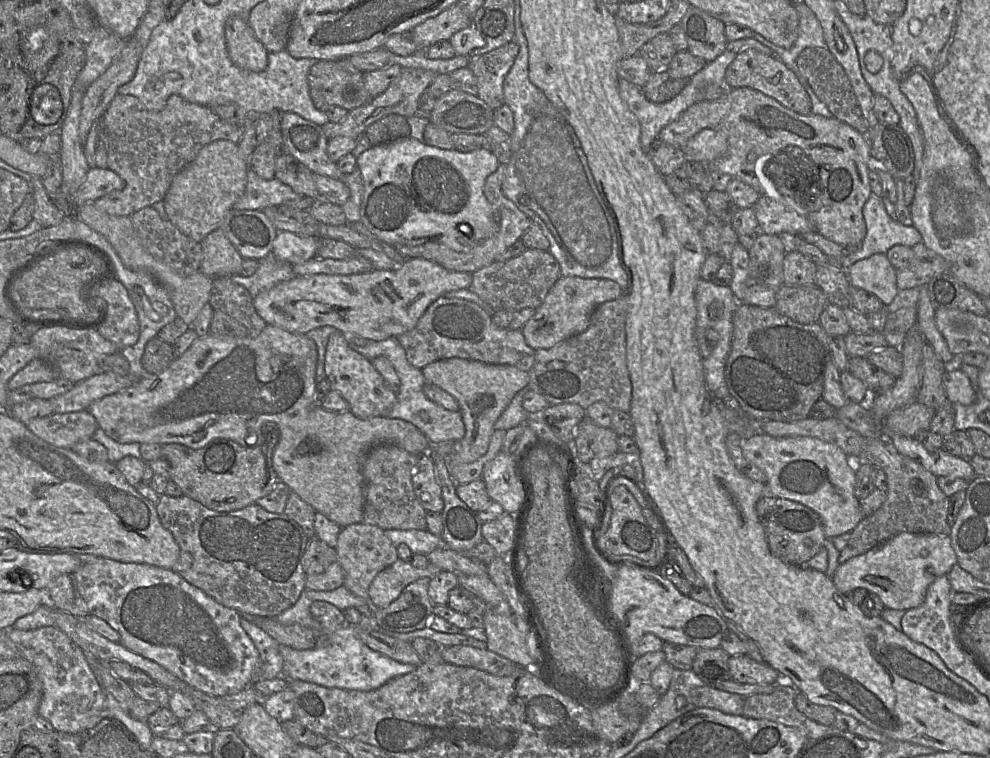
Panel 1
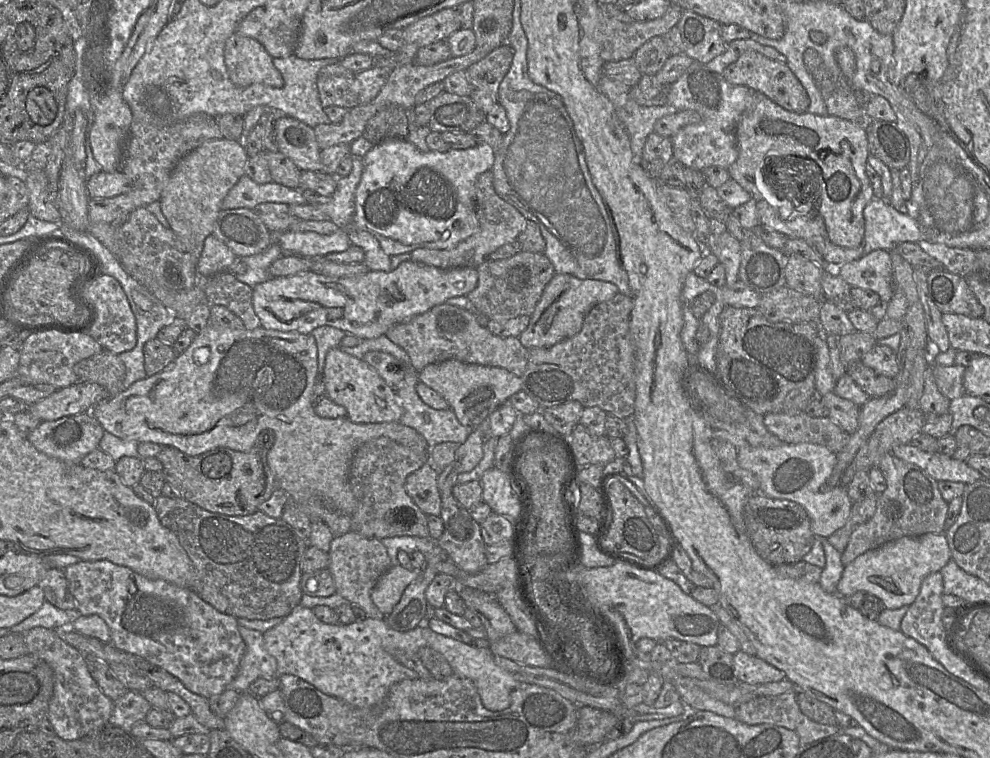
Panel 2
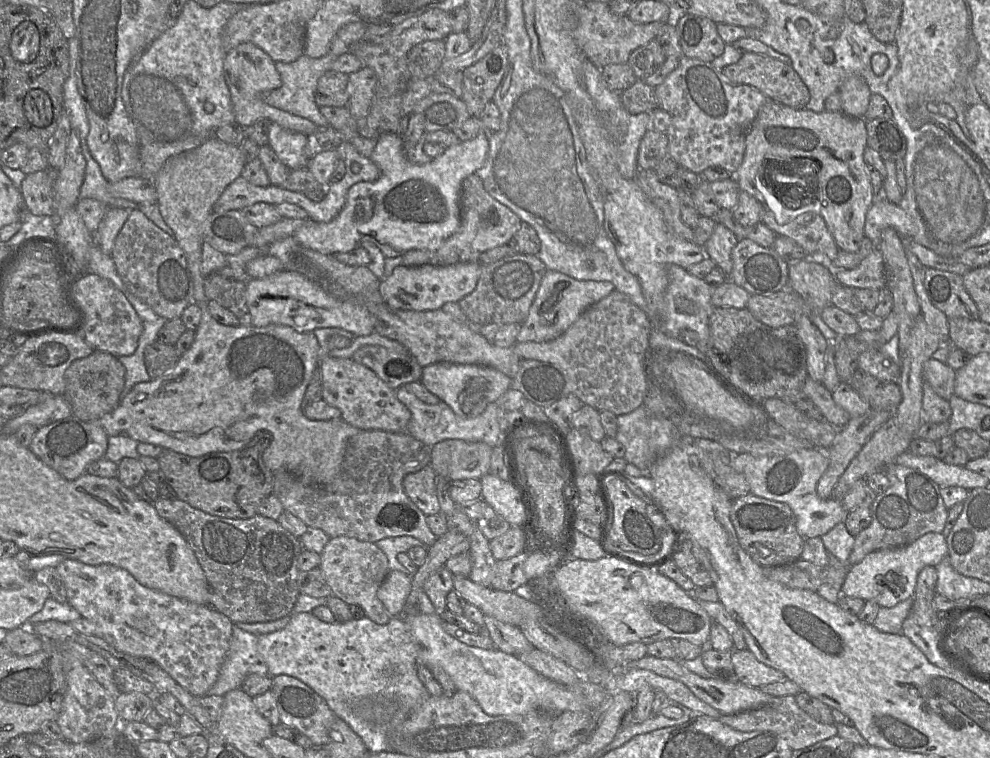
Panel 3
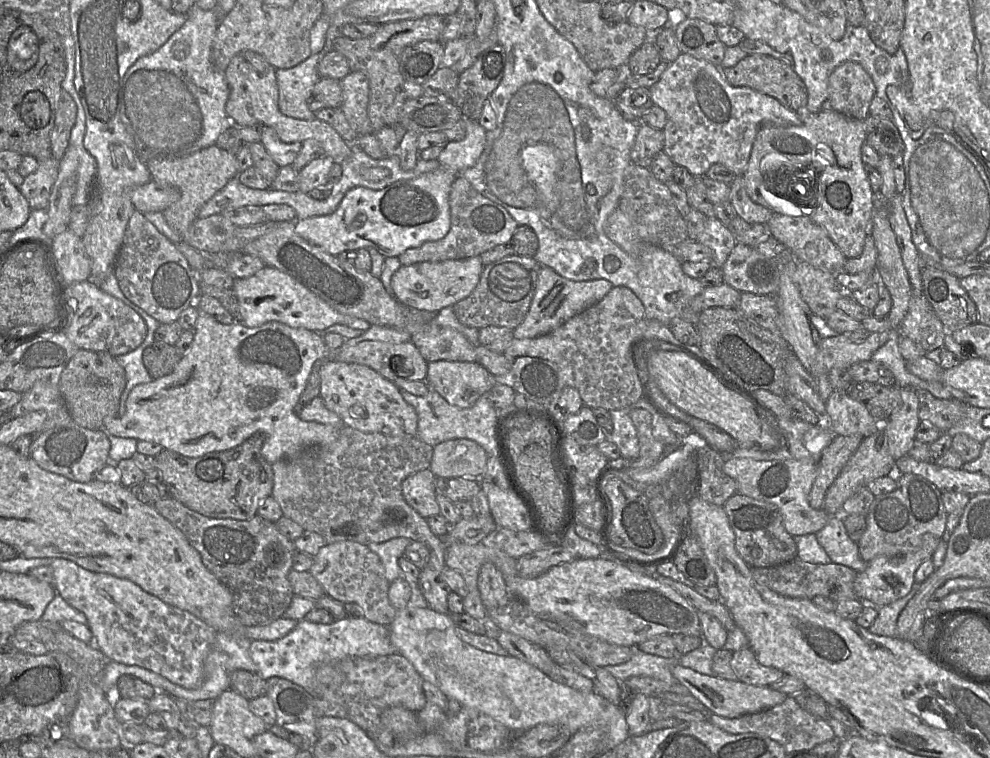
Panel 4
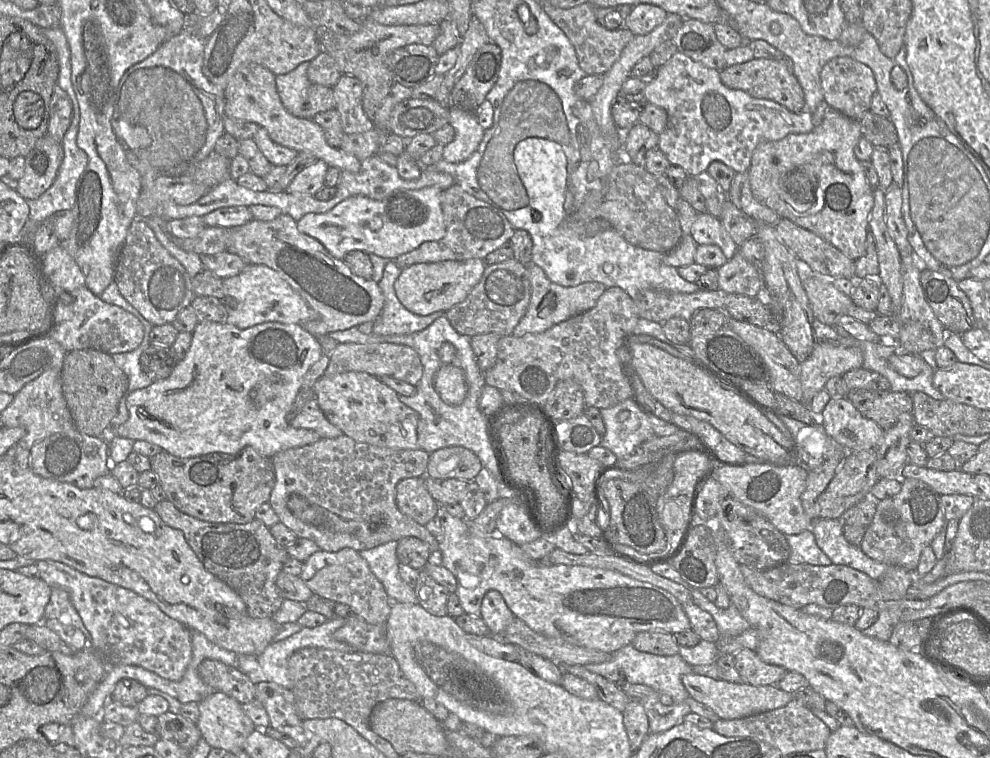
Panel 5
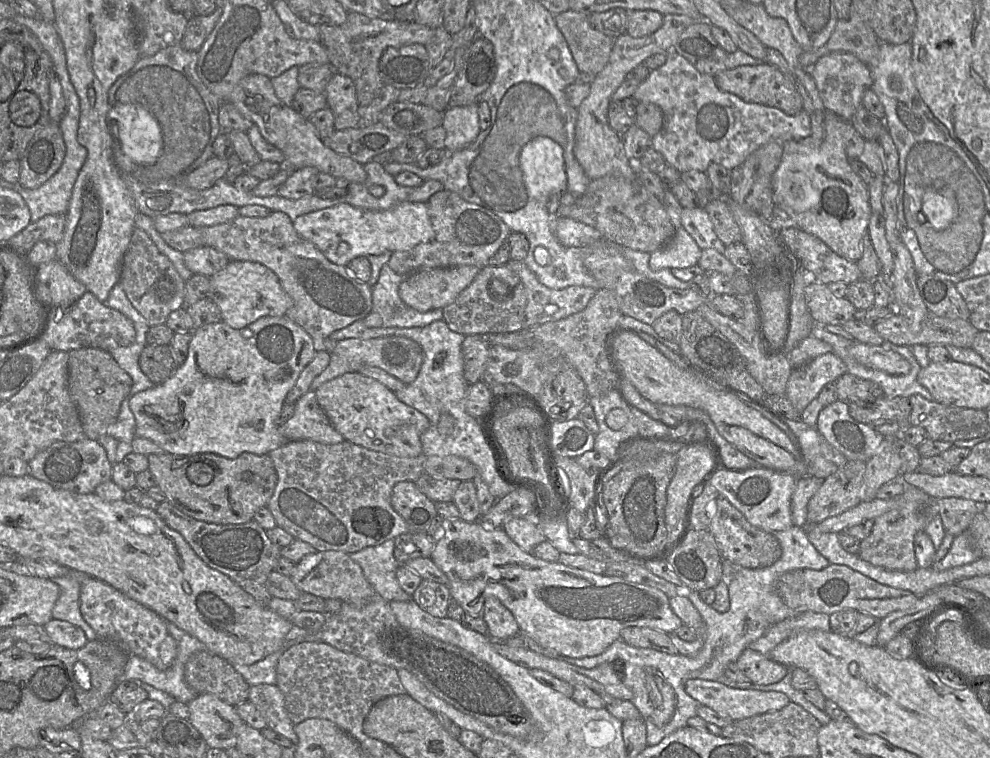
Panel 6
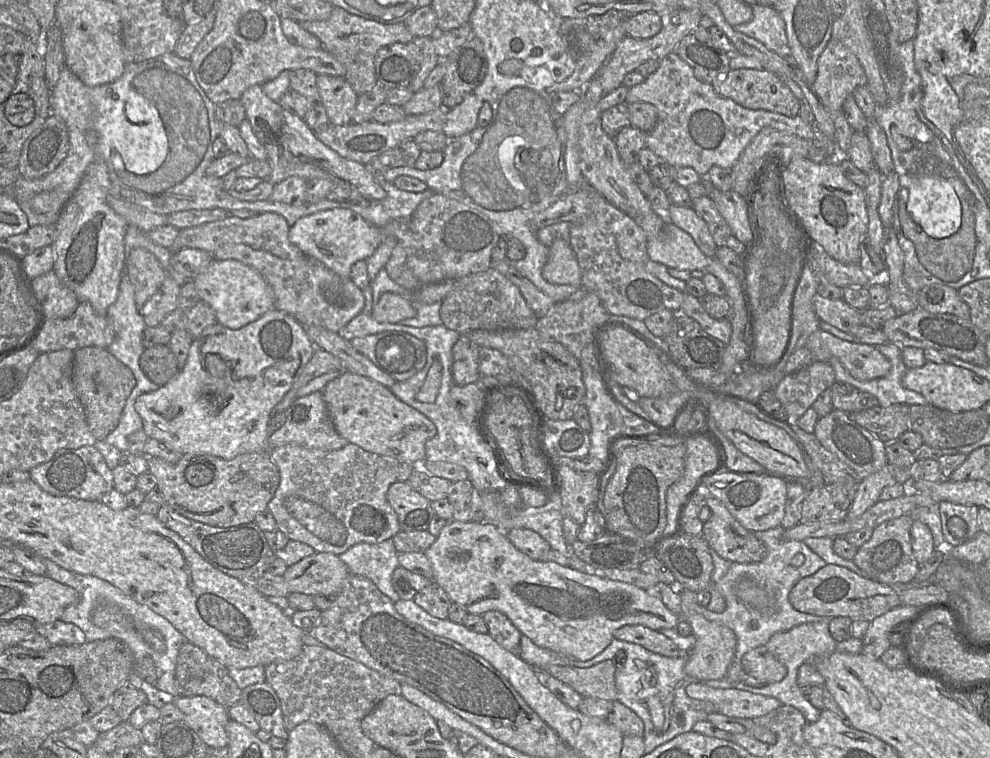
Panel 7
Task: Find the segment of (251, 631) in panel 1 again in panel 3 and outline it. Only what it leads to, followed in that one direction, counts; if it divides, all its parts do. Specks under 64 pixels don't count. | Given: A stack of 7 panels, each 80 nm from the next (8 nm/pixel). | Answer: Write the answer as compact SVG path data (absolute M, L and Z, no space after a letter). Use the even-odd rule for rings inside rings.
M233 625L230 647L221 665L218 678L206 696L223 696L240 689L250 674L268 676L268 666L258 652L258 636Z

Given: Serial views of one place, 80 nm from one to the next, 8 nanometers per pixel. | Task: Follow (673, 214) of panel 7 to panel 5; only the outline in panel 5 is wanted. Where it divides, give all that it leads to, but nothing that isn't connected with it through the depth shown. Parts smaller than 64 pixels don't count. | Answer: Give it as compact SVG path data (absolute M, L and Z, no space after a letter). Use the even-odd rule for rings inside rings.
M708 212L698 213L691 227L691 236L698 245L717 245L729 260L738 252L738 245L720 219Z

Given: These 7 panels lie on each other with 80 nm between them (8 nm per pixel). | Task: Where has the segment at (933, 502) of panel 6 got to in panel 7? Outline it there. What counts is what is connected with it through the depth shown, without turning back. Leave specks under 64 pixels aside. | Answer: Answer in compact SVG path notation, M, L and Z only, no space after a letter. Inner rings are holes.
M905 514L883 522L873 529L870 539L858 548L853 561L868 578L885 585L905 585L913 581L919 570L910 535L913 521L912 514Z

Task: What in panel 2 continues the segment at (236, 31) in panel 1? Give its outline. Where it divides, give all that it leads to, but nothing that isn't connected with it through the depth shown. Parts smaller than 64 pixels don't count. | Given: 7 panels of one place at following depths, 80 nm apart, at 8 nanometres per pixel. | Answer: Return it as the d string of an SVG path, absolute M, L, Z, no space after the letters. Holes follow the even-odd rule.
M234 32L226 41L224 60L230 80L237 86L246 87L261 83L274 88L281 88L284 80L274 67L273 58L257 40Z

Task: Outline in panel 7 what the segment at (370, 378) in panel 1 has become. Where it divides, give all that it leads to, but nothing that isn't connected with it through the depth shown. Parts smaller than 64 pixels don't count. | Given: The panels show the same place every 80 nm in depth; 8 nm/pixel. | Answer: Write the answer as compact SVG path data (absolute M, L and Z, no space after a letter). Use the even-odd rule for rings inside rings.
M343 371L321 391L330 418L338 434L362 449L382 456L394 457L420 466L425 457L425 444L437 434L434 423L415 408L398 399L390 388L361 375Z

